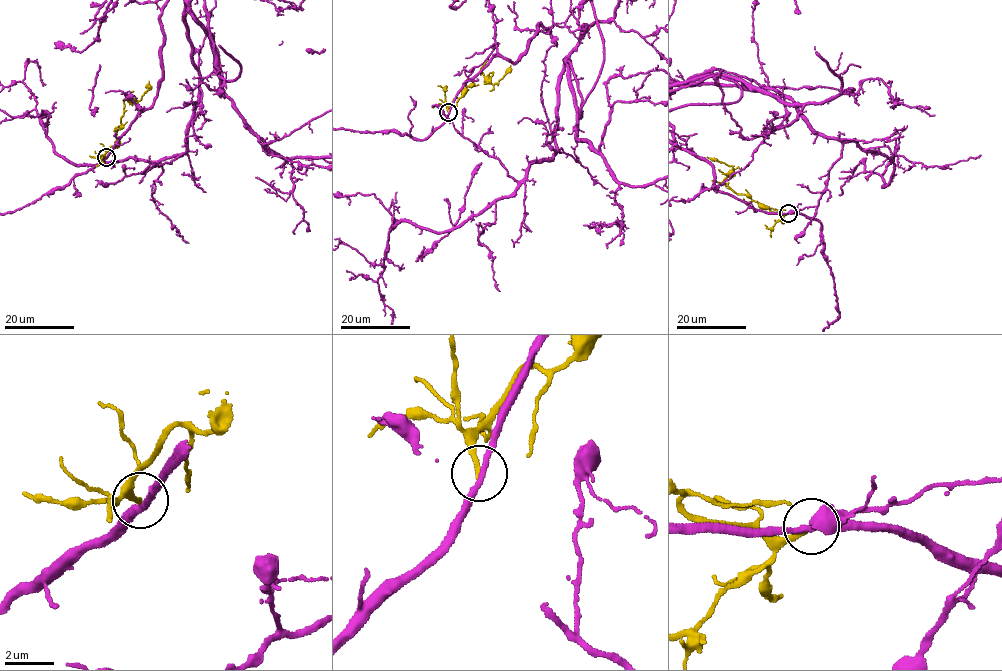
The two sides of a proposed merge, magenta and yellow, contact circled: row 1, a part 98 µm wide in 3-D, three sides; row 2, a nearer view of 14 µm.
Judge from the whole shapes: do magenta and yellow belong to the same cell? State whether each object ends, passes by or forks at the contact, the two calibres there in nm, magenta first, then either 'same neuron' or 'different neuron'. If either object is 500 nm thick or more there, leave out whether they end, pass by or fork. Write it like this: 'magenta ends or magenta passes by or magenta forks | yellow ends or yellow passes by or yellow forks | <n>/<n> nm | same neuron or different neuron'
magenta passes by | yellow ends | 240/200 nm | different neuron

